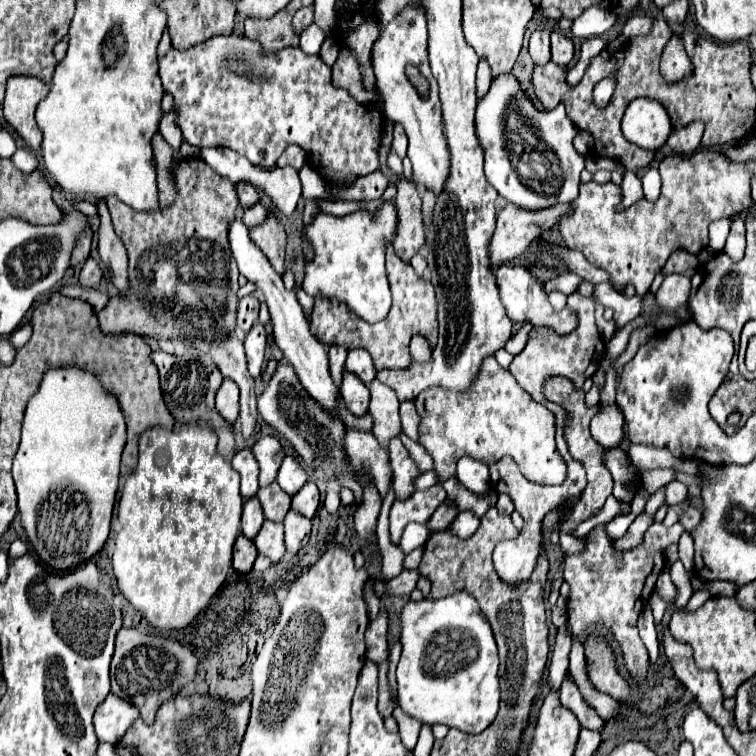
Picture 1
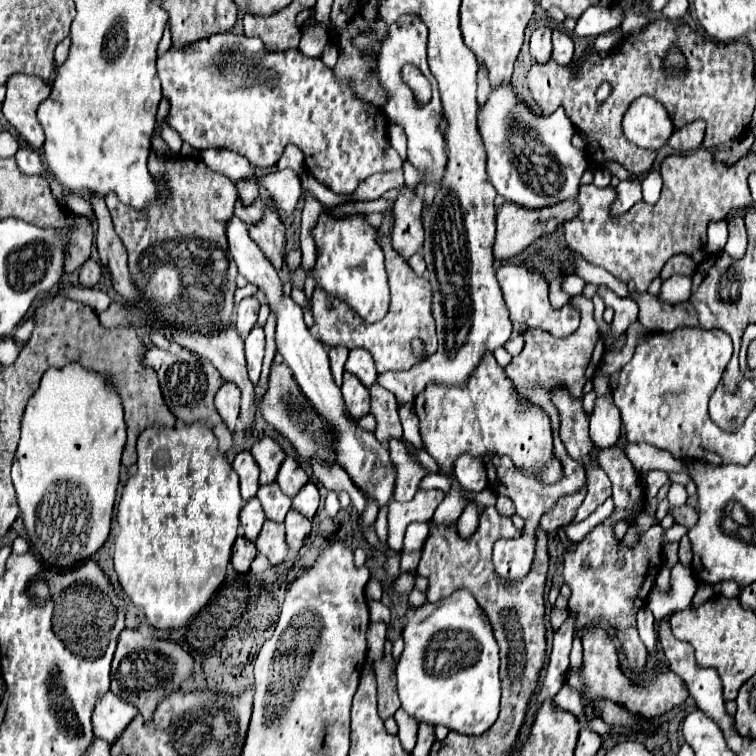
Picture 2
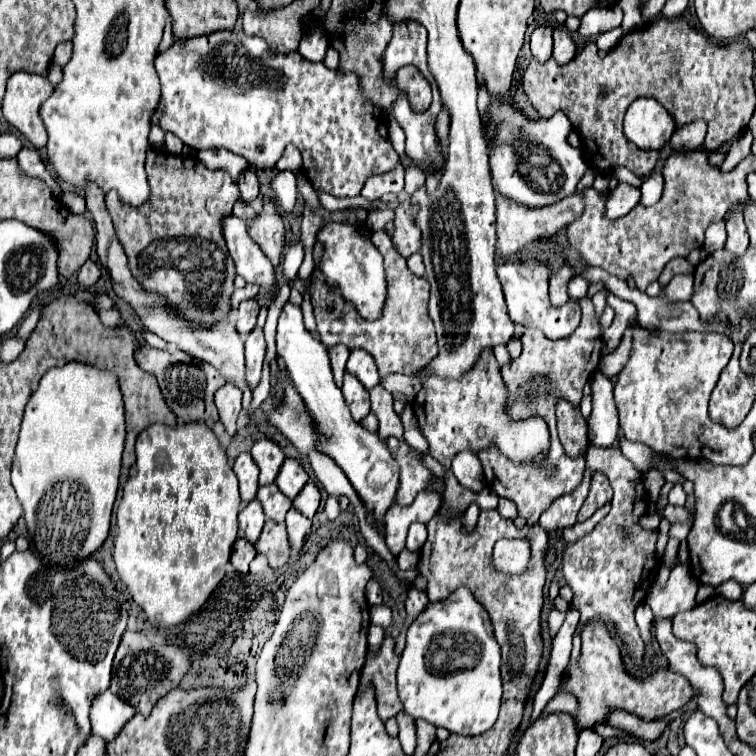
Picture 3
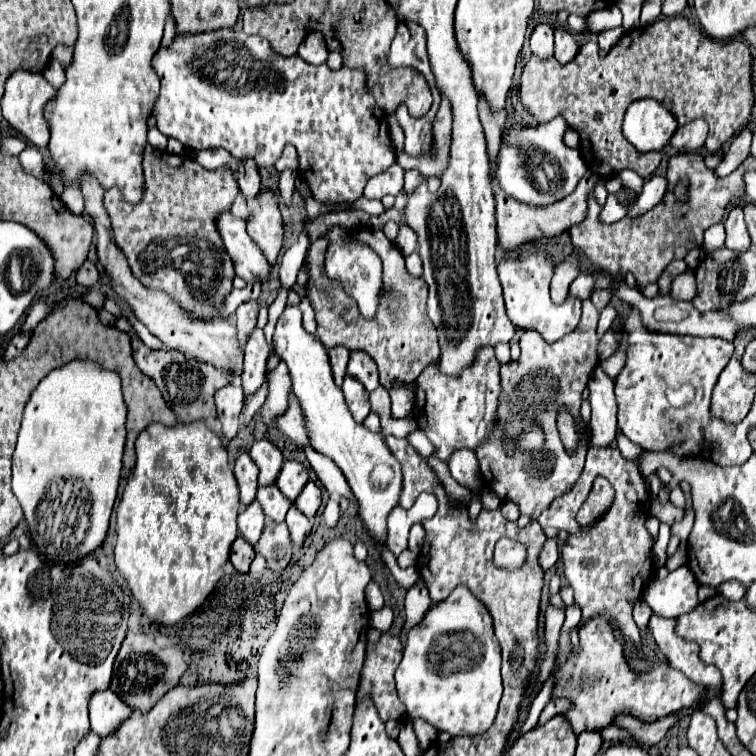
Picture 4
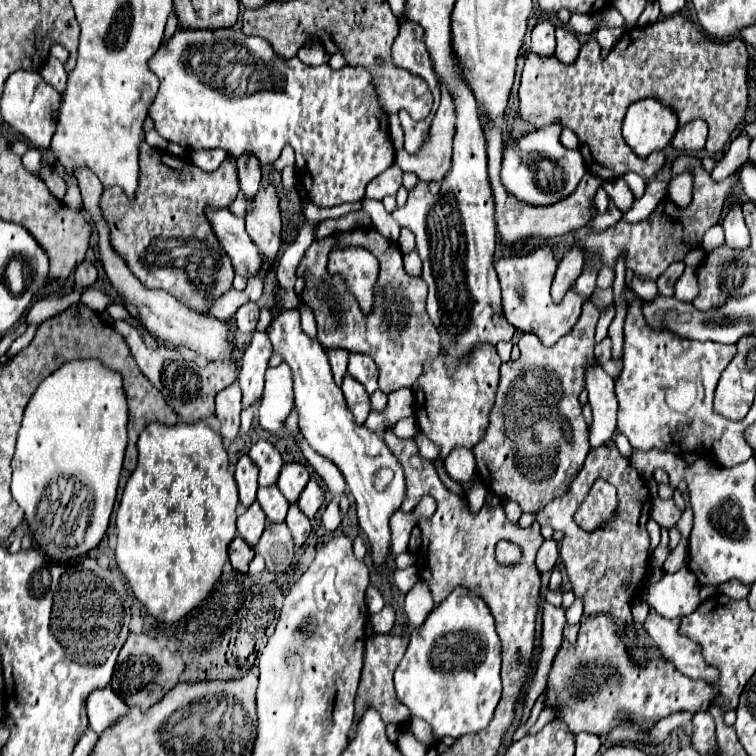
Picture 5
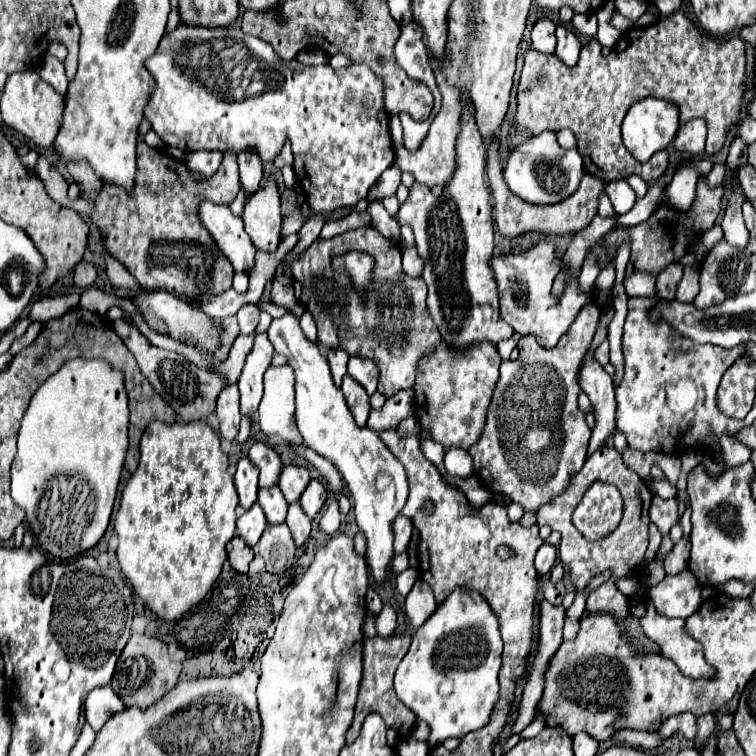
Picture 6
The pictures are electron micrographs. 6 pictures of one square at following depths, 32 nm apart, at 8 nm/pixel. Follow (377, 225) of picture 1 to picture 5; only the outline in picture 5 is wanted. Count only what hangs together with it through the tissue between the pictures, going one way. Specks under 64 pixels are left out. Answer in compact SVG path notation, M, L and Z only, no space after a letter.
M332 248L328 254L328 272L342 276L346 288L354 294L364 314L372 312L378 284L378 260L366 248Z

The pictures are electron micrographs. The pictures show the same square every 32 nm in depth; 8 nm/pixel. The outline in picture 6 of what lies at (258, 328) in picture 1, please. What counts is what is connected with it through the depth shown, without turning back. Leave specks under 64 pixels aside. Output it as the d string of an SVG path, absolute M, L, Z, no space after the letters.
M256 334L254 346L246 356L242 374L238 378L242 414L254 414L254 410L258 408L260 398L262 398L264 372L270 366L272 354L274 354L274 348L272 348L268 336L266 334Z

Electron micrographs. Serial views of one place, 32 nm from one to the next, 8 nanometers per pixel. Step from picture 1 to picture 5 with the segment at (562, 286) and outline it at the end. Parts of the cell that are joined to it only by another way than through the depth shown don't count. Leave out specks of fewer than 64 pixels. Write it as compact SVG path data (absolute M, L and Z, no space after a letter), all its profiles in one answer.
M584 268L584 272L578 276L578 280L572 284L572 290L576 294L580 294L582 298L590 298L594 288L596 288L596 276L598 276L598 270L594 268Z

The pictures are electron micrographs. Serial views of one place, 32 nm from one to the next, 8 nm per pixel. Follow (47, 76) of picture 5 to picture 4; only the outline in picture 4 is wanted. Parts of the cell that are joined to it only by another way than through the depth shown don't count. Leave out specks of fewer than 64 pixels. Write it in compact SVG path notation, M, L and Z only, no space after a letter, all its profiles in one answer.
M50 60L50 64L46 66L46 72L44 72L44 78L54 86L54 88L60 88L62 82L64 82L64 66L58 62L58 60Z

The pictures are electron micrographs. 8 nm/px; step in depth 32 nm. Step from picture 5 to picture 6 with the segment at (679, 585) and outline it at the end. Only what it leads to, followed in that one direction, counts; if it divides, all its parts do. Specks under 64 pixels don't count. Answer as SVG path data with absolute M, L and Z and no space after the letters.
M682 570L680 574L666 576L656 586L650 586L648 598L654 598L656 610L658 606L664 606L668 618L688 618L702 604L700 590L702 586L696 576L690 570Z

